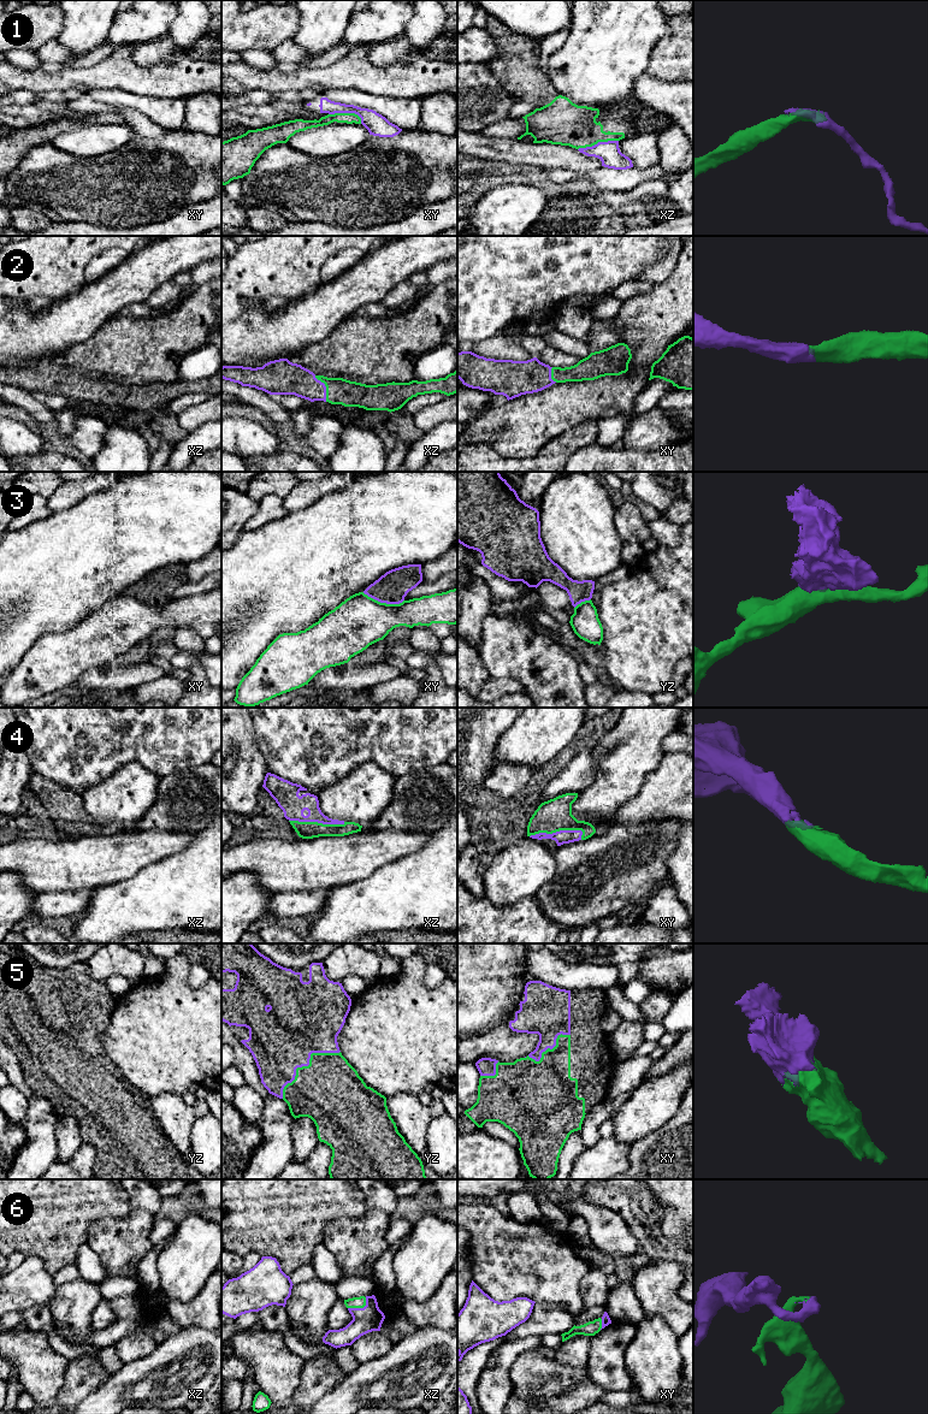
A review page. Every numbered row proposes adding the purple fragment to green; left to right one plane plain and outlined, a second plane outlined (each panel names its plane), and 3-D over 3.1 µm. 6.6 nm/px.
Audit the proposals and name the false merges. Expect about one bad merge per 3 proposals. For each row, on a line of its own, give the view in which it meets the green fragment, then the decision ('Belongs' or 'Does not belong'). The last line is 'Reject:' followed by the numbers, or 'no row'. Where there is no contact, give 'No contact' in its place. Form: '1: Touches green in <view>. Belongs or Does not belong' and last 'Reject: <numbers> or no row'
1: Touches green in xz. Does not belong
2: Touches green in xz. Belongs
3: Touches green in xy. Does not belong
4: Touches green in xy. Belongs
5: Touches green in yz. Belongs
6: Touches green in xz. Belongs
Reject: 1, 3

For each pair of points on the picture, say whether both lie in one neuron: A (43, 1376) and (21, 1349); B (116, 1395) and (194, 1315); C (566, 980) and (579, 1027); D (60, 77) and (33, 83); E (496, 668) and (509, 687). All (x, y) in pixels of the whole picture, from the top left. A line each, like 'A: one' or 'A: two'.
A: one
B: two
C: two
D: one
E: two

